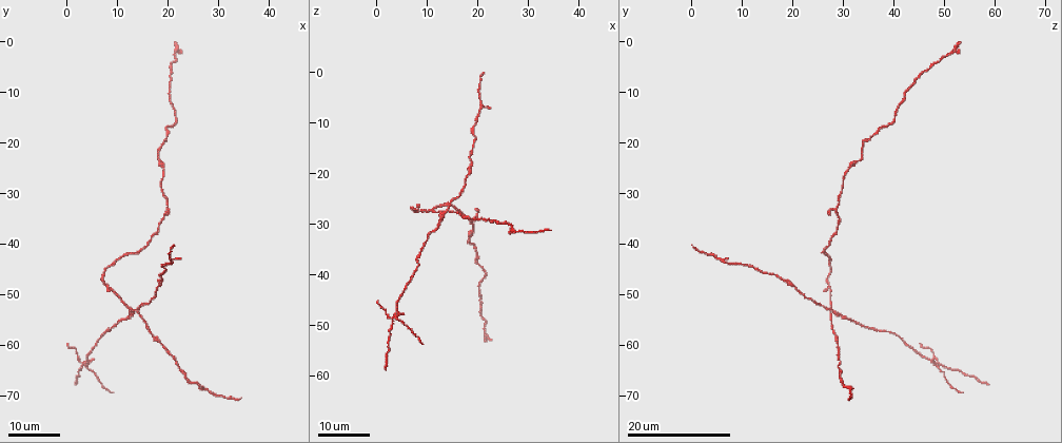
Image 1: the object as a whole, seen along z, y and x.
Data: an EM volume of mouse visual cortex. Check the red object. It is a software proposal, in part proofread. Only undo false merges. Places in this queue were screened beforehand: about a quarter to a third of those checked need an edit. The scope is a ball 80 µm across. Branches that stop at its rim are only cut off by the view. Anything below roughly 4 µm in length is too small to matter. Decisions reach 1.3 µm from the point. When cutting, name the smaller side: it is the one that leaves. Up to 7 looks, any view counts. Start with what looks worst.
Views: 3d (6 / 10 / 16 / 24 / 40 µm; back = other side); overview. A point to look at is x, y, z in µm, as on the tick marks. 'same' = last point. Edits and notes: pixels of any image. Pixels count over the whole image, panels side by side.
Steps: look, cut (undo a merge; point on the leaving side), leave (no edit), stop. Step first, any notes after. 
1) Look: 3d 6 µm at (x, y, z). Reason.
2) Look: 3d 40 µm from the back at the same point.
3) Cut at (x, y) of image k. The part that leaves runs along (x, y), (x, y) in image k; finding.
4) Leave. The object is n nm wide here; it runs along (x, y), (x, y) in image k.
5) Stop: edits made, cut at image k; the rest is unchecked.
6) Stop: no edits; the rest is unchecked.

Look: 3d 24 µm at (13.5, 53.5, 28.0). Four-way junction.

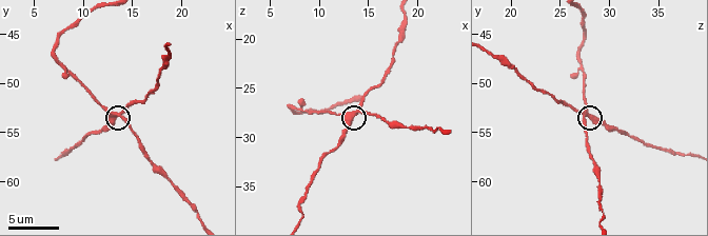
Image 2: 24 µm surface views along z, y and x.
Look: 3d 6 µm at (13.0, 53.4, 28.0).

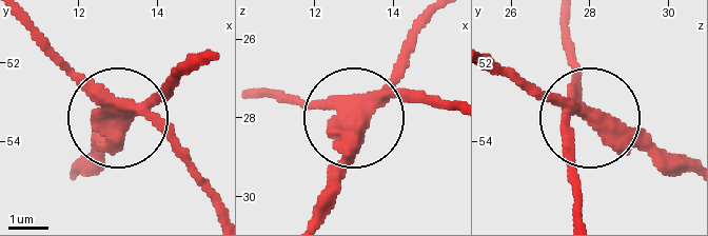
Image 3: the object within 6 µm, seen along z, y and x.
Cut at (107, 150) of image 3. 4 arms meet here; the part that leaves runs along (130, 112), (70, 162) in image 3; a second cell is stuck on.

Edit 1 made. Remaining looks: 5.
Look: overview. See it whole again.

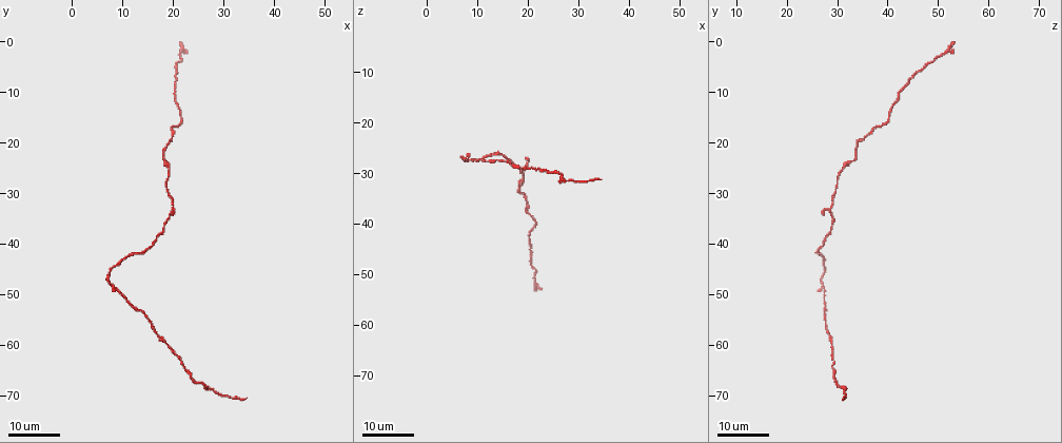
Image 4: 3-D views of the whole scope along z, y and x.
Look: 3d 16 µm at (27.0, 69.0, 31.0). Four arms meet.

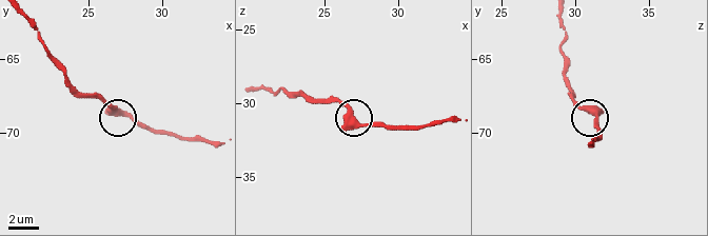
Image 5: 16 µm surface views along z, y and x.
Look: 3d 6 µm at (27.2, 68.8, 31.2). Closer look.

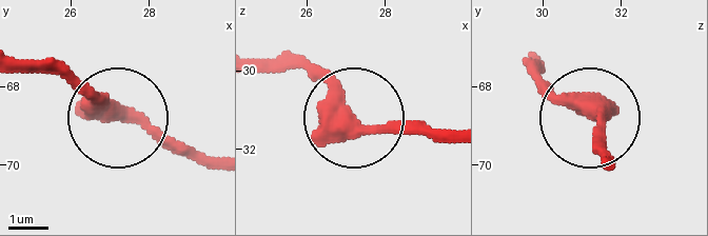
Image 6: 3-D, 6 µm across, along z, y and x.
Leave. The object is 340 nm wide here; it runs along (260, 58), (300, 62), (361, 122), (448, 129) in image 6; all the same cell.

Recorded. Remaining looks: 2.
Stop: edits made, cut at image 3; the rest is unchecked.

